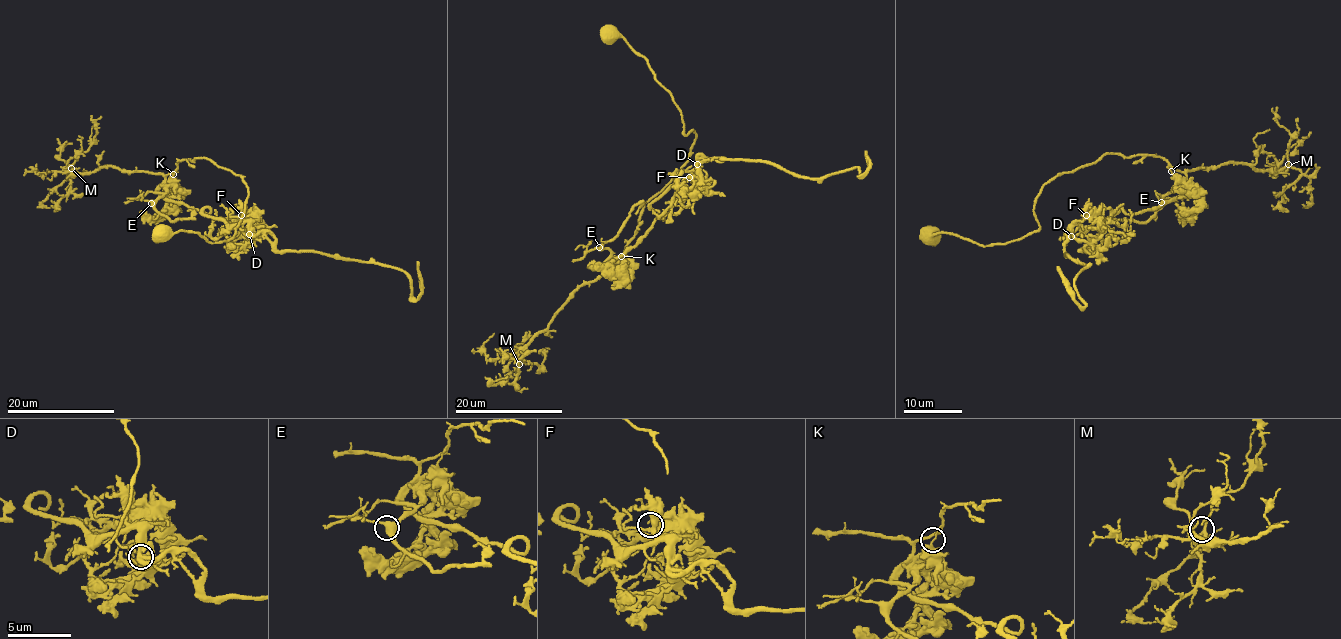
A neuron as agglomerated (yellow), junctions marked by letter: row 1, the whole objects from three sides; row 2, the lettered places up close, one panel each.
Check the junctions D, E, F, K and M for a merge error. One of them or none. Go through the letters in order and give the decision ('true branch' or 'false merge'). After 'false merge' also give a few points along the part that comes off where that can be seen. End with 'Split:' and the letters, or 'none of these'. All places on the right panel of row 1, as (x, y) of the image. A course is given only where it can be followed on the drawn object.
D: true branch
E: true branch
F: true branch
K: false merge; foreign part runs (1172, 172), (1160, 157), (1107, 153), (1043, 186), (1033, 210), (1039, 229), (1020, 237), (980, 246), (926, 233)
M: true branch
Split: K

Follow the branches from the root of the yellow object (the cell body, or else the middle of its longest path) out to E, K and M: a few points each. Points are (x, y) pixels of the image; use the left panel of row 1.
E: (161, 231), (166, 226), (226, 242), (236, 234), (248, 187), (209, 159), (183, 159), (151, 203)
K: (161, 231), (166, 226), (226, 242), (248, 196), (241, 176), (209, 159), (179, 160), (173, 175)
M: (161, 231), (166, 226), (226, 242), (245, 208), (242, 177), (203, 157), (179, 160), (166, 175), (71, 168)

